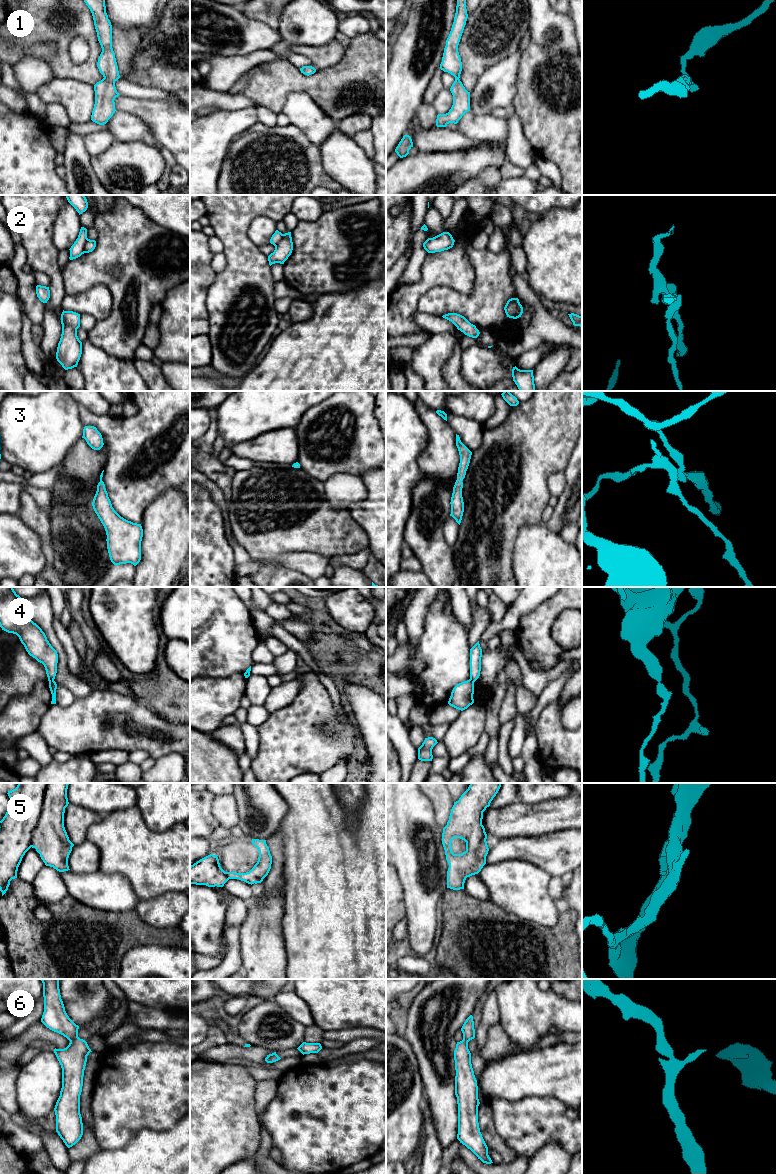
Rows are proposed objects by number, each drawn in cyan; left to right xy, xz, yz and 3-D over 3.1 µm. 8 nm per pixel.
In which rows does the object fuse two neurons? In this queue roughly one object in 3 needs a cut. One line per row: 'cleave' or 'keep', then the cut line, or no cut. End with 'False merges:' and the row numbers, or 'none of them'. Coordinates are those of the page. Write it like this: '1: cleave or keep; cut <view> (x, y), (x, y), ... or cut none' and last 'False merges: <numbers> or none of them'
1: keep; cut none
2: cleave; cut xy (88, 239), (84, 245), (83, 252)
3: keep; cut none
4: cleave; cut xy (49, 680), (53, 681)
5: keep; cut none
6: keep; cut none
False merges: 2, 4

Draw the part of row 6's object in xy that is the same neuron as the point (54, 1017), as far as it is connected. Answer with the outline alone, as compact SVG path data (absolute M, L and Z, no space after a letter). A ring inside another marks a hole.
M41 979L41 981L44 997L41 1022L70 1041L66 1048L54 1049L62 1068L62 1088L54 1108L56 1132L70 1148L83 1135L80 1095L87 1056L92 1051L87 1042L78 1037L79 1026L69 1018L65 1011L60 995L59 979Z

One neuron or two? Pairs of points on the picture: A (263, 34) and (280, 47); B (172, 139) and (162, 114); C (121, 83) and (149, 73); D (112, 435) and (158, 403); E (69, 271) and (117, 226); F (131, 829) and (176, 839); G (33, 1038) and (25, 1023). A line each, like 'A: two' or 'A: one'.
A: two
B: one
C: two
D: one
E: one
F: one
G: two

